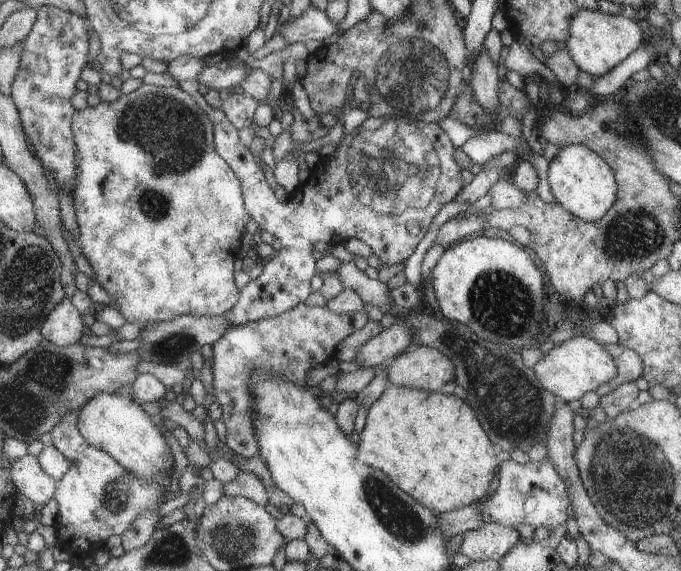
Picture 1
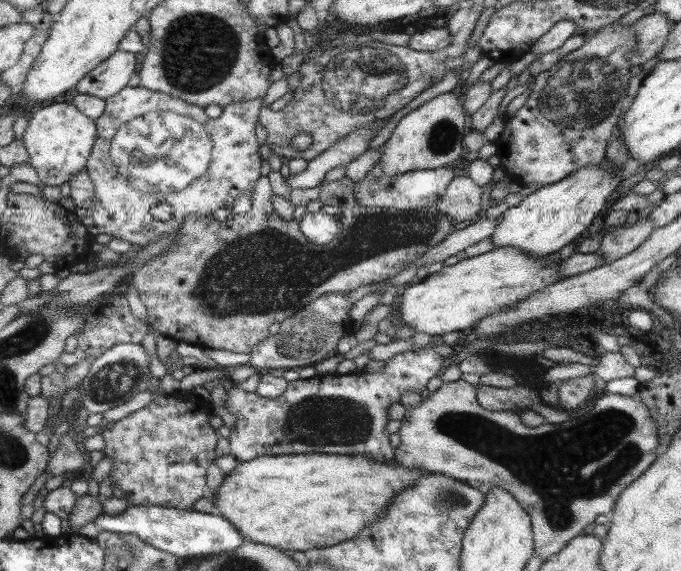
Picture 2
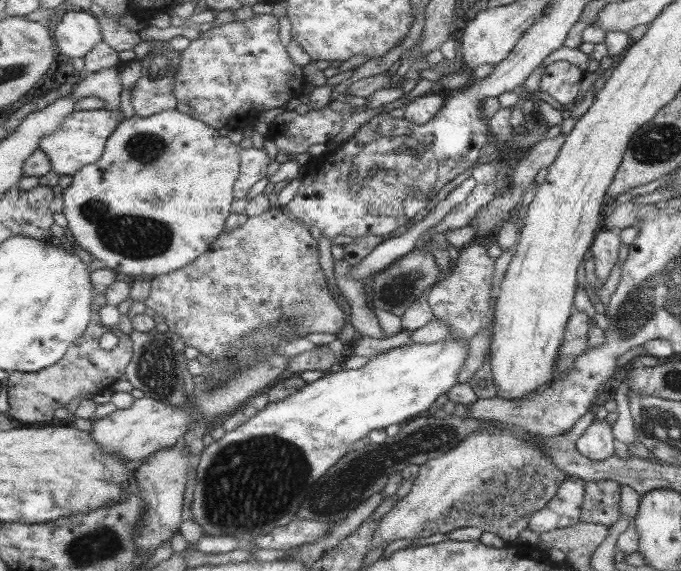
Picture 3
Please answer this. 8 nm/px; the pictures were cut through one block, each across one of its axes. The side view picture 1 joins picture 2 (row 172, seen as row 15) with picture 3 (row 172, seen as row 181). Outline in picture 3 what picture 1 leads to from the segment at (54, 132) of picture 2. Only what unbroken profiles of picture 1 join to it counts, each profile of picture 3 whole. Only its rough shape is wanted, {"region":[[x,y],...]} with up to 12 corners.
{"region":[[77,110],[38,148],[71,176],[102,156],[121,112]]}

